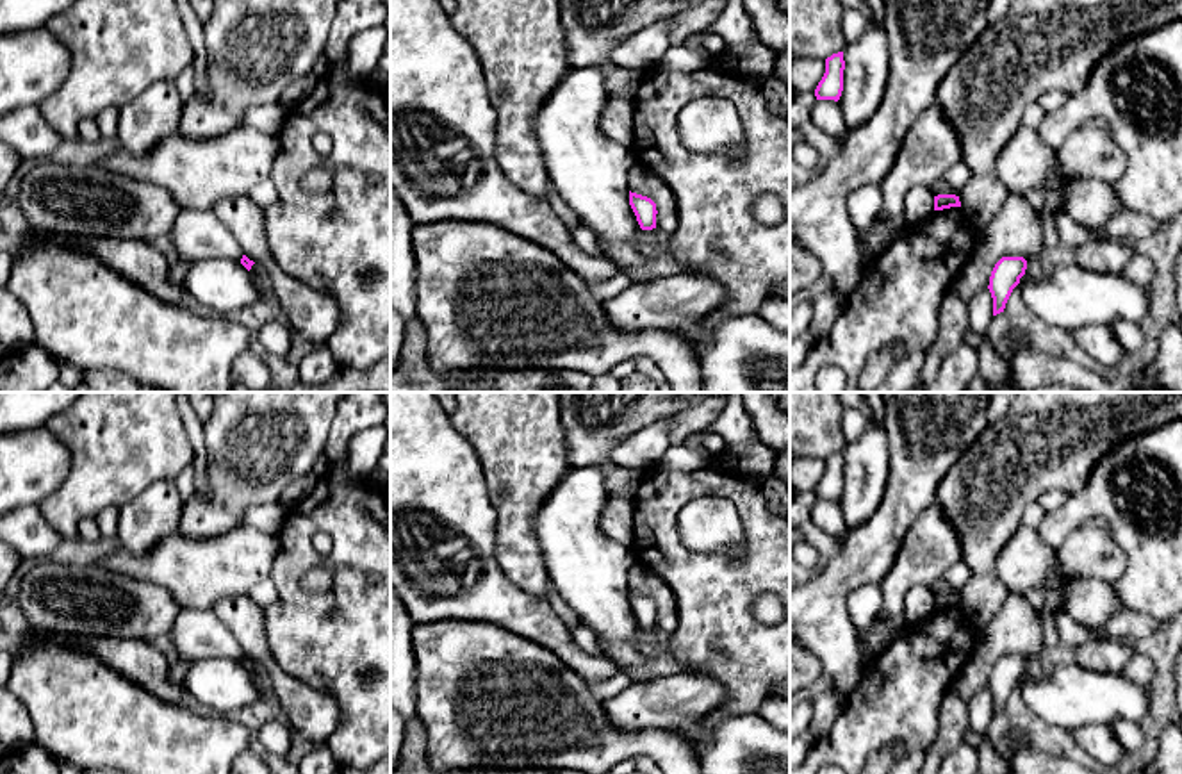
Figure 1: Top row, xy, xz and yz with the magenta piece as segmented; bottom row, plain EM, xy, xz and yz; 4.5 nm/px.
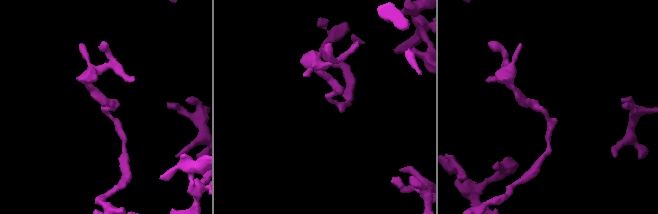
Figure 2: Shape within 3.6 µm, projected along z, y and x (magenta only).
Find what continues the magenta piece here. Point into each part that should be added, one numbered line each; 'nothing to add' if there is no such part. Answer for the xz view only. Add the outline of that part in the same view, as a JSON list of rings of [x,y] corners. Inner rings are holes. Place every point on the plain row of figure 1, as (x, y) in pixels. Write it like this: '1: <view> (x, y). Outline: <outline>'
nothing to add

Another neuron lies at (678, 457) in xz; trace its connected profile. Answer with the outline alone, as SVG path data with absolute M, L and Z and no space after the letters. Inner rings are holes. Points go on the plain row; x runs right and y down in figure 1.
M670 444L665 455L653 467L672 473L699 471L708 467L713 457L715 455L706 448L694 449L686 444Z

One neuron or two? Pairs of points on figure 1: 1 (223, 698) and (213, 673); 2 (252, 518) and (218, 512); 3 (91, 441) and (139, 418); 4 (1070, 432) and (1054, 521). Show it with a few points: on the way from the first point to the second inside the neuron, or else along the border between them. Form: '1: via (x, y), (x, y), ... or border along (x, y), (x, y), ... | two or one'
1: via (223, 692), (223, 687), (214, 678) | one
2: border along (275, 502), (254, 505), (243, 523) | two
3: via (104, 432), (123, 432), (127, 428) | one
4: border along (1095, 462), (1086, 484), (1070, 496) | two

